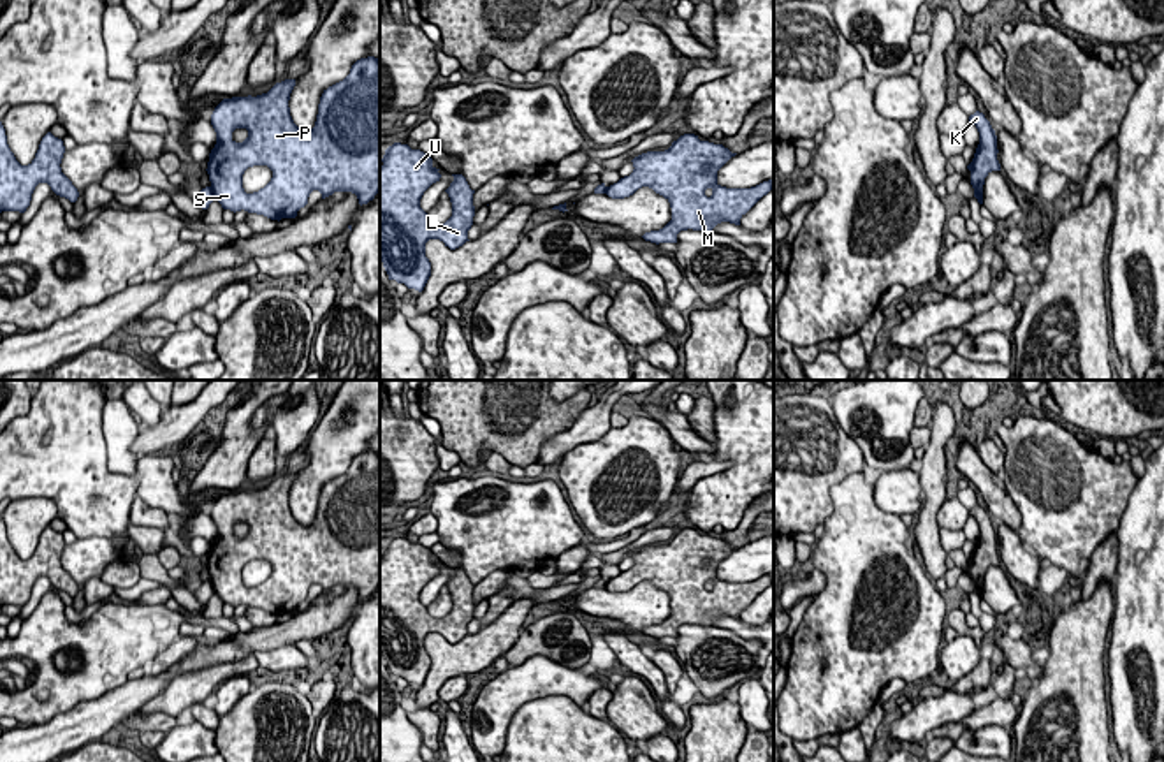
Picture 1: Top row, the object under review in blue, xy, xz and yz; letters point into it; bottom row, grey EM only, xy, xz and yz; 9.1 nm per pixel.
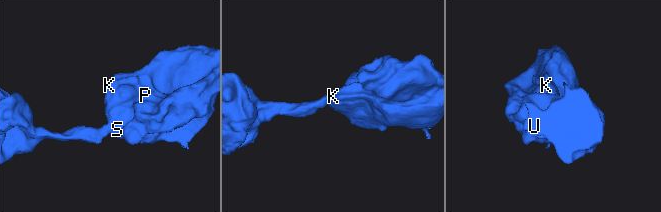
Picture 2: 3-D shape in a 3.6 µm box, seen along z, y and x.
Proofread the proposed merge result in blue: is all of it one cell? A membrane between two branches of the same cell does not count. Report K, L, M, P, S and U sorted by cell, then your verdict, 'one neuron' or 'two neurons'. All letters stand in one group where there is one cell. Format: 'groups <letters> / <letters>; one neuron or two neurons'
groups K M P S / L U; two neurons

